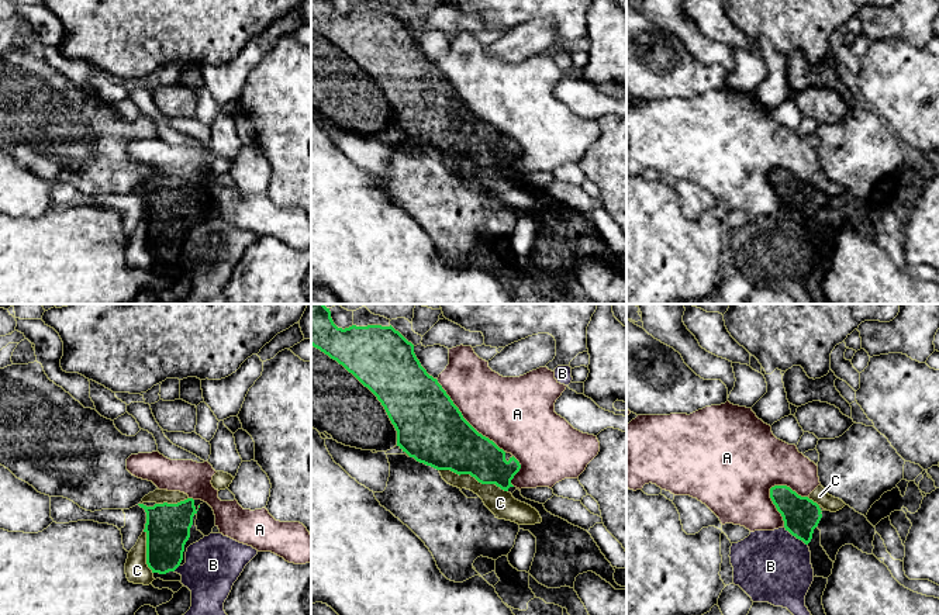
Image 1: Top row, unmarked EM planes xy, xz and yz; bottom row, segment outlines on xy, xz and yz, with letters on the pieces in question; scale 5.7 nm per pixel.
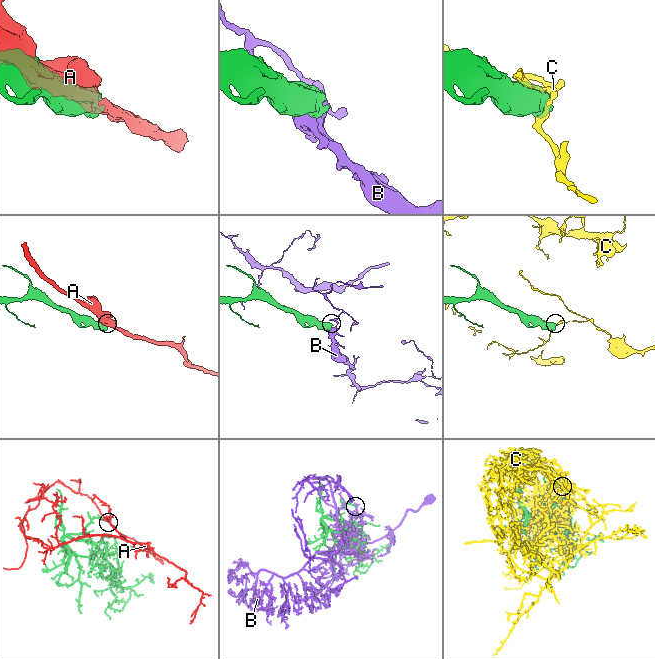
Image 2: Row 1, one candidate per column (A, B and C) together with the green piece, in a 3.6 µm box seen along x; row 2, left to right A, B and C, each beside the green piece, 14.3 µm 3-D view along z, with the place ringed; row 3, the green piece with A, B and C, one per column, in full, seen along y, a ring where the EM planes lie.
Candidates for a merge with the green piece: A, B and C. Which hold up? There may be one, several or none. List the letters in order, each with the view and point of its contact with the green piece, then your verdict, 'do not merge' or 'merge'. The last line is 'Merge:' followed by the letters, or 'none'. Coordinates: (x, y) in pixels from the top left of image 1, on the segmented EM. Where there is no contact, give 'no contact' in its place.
A: contact xz (465, 420); do not merge
B: contact yz (796, 536); do not merge
C: contact xz (473, 476); do not merge
Merge: none

